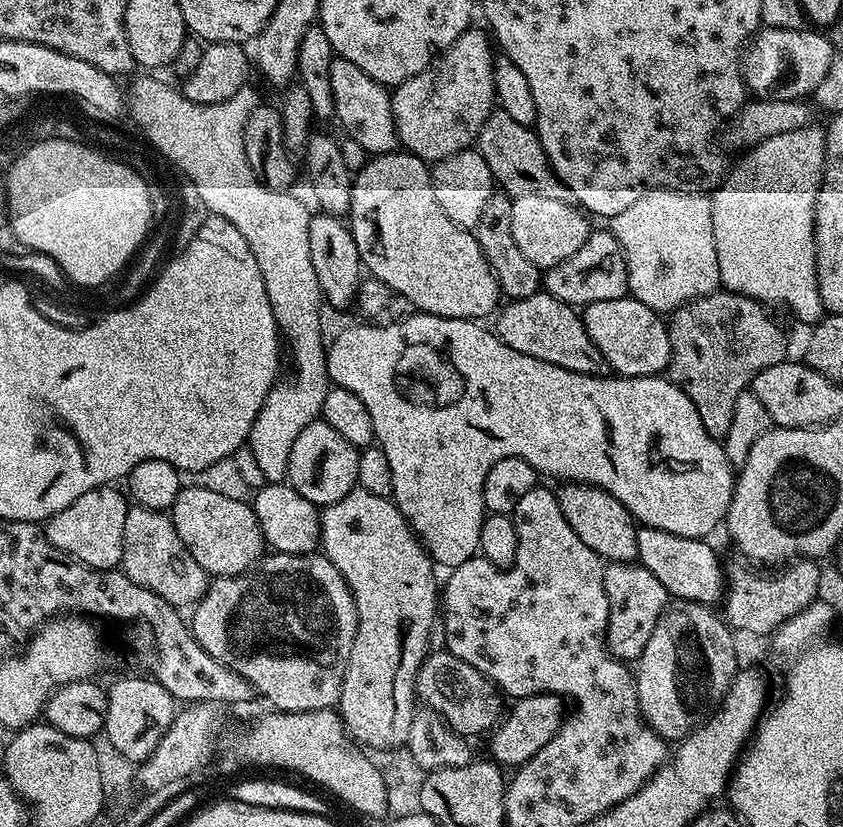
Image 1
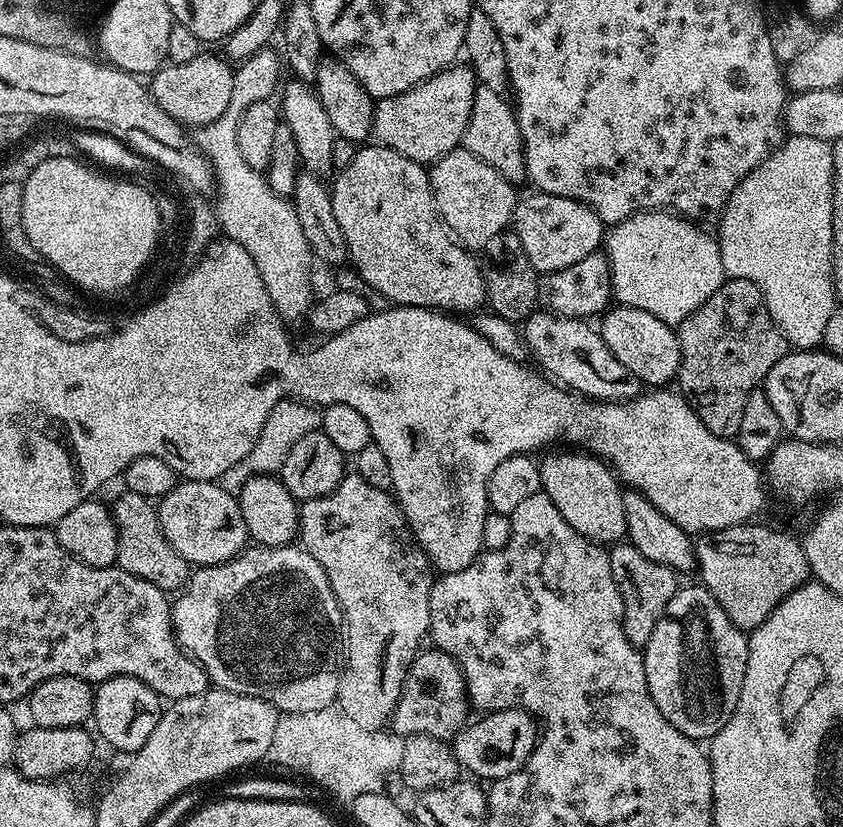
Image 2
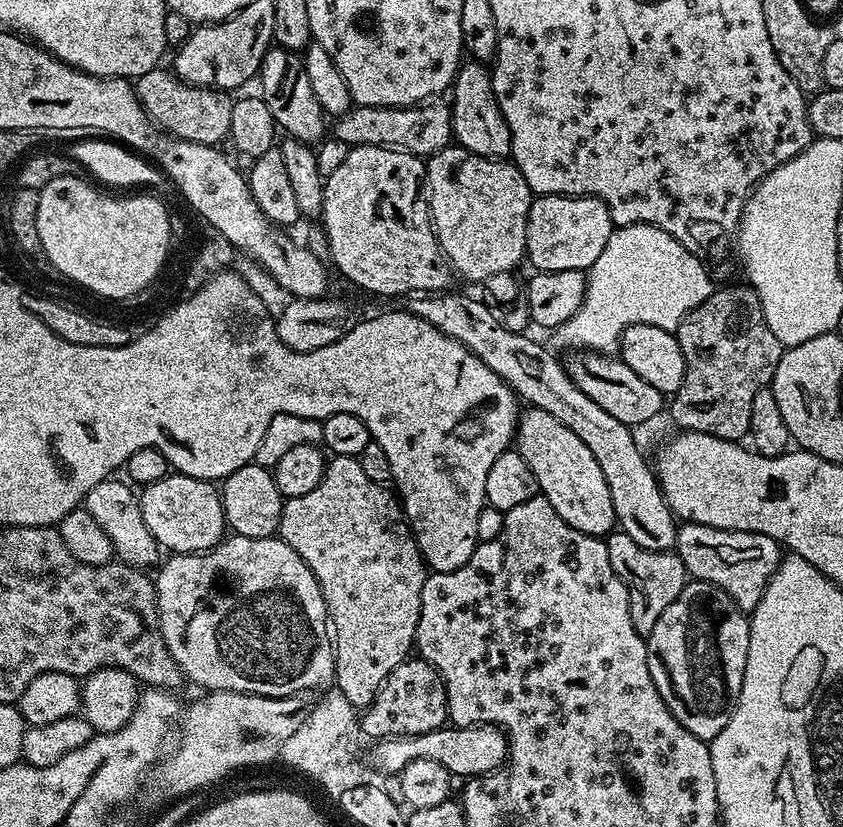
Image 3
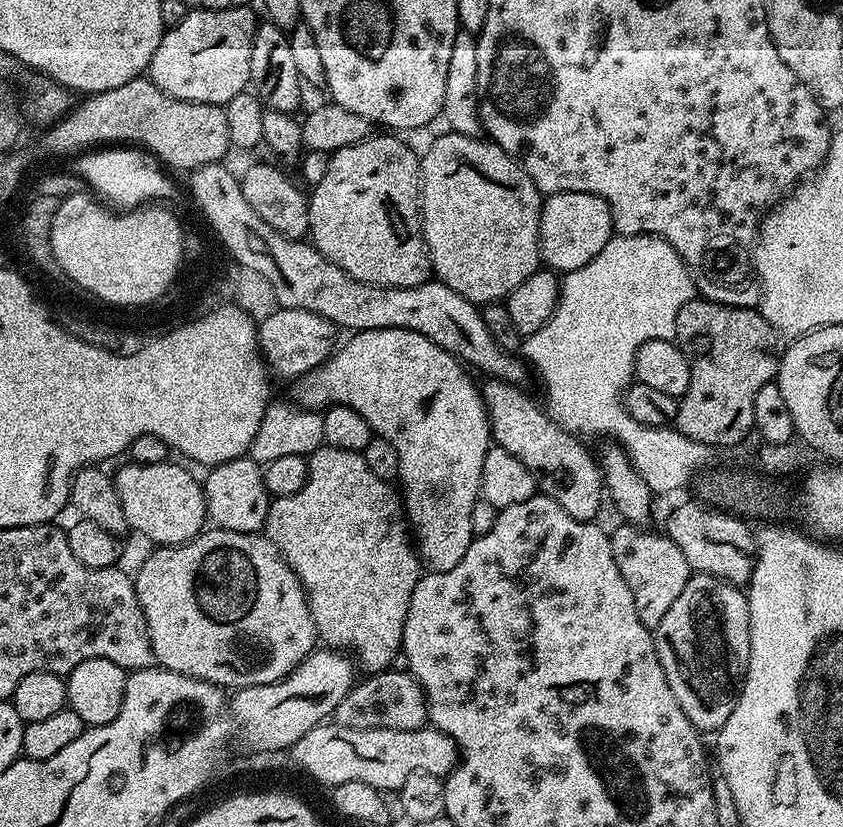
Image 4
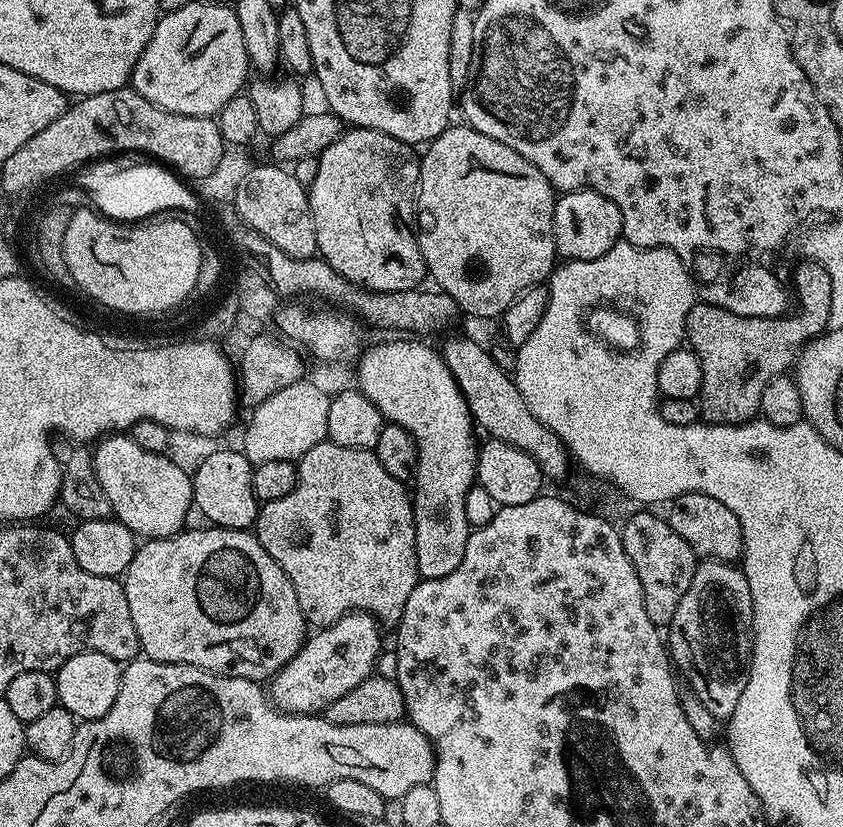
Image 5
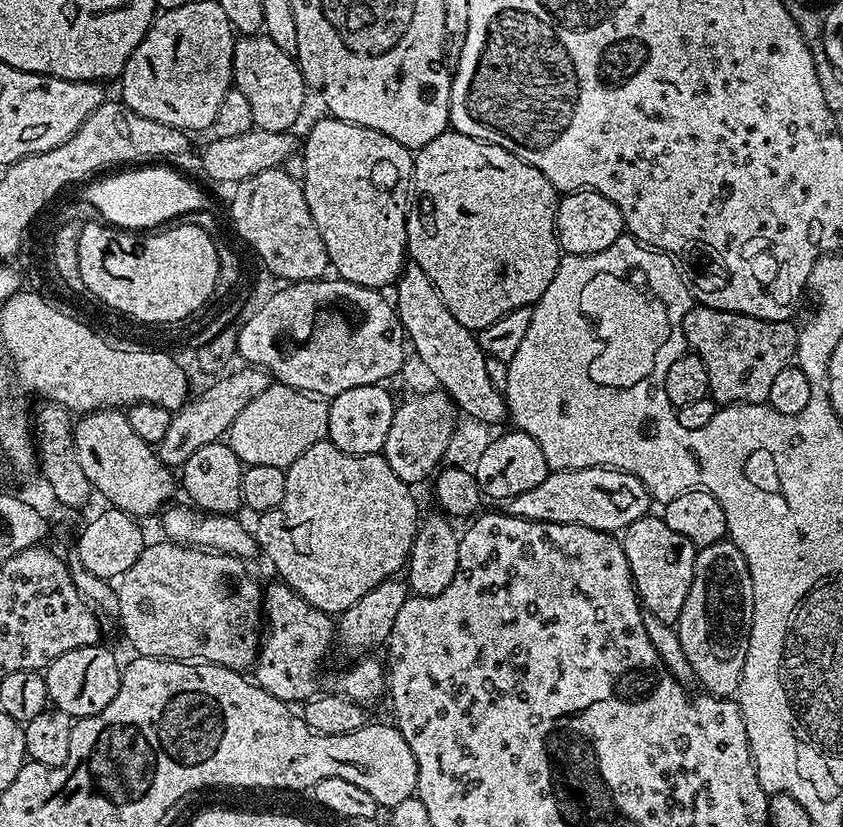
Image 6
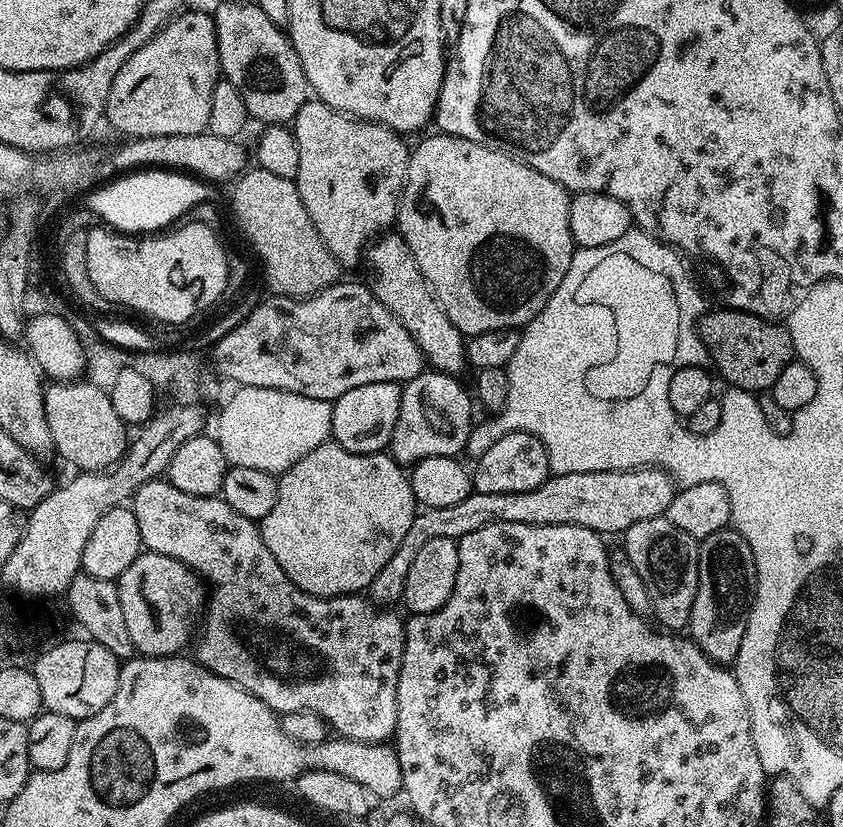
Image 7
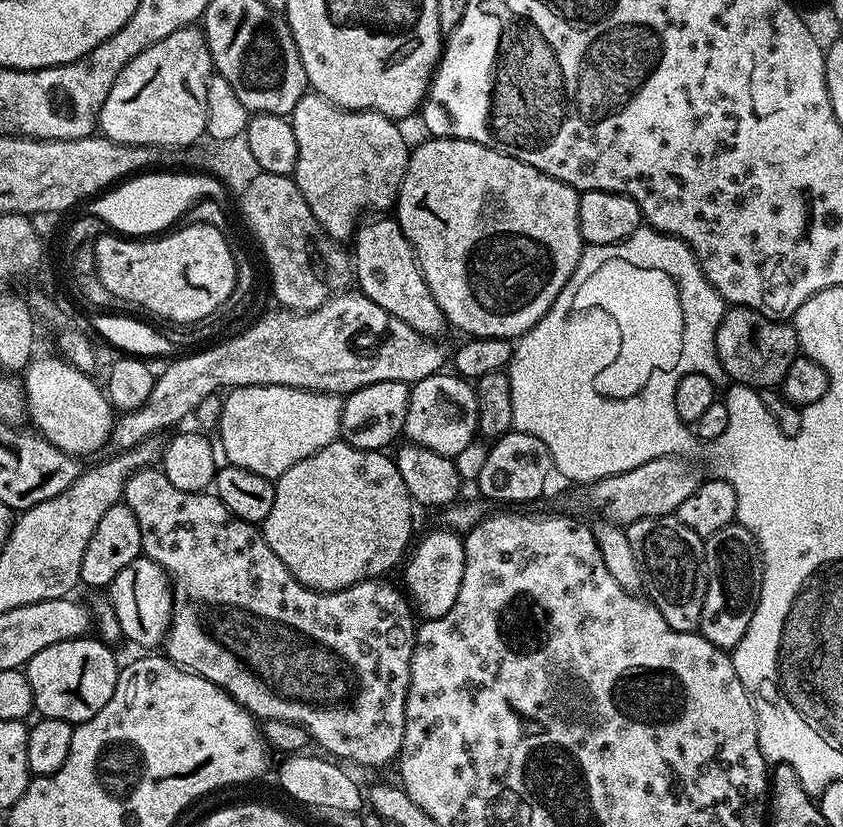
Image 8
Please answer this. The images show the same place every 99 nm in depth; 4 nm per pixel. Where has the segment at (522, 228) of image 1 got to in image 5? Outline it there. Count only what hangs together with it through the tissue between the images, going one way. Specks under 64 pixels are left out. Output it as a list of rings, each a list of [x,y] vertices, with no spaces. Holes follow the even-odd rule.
[[[579,188],[576,192],[565,192],[557,199],[552,229],[557,257],[565,261],[593,260],[602,258],[606,250],[622,239],[622,214],[618,214],[618,206],[614,206],[610,198],[589,188]]]

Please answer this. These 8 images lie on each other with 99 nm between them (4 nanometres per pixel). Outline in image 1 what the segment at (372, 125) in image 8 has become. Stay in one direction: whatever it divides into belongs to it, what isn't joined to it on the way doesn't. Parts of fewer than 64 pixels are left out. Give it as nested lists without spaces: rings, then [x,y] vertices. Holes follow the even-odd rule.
[[[397,150],[373,155],[355,173],[346,223],[352,230],[354,246],[358,246],[361,265],[392,289],[395,295],[405,296],[413,309],[428,312],[432,316],[477,322],[483,321],[483,316],[492,316],[497,311],[502,293],[486,262],[486,254],[482,254],[482,246],[478,246],[475,235],[469,229],[460,228],[448,217],[446,210],[438,206],[429,165],[412,153]]]

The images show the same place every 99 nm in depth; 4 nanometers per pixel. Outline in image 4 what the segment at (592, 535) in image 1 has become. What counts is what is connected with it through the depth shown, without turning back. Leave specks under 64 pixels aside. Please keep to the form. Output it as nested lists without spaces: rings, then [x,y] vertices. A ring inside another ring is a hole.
[[[499,378],[485,380],[488,381],[482,384],[482,395],[488,409],[491,439],[536,473],[541,493],[556,499],[573,517],[595,521],[600,503],[606,500],[606,489],[597,457],[588,453],[587,446],[580,441],[583,439],[553,420],[541,405],[540,409],[523,392],[523,387]]]

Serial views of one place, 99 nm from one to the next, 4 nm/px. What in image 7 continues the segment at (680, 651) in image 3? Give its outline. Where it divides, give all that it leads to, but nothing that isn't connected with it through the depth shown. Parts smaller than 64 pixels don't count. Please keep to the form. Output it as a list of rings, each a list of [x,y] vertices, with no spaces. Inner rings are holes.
[[[729,526],[714,530],[705,540],[699,541],[700,565],[698,566],[698,594],[694,598],[692,613],[688,619],[687,631],[692,643],[696,644],[717,666],[735,665],[738,650],[742,646],[742,634],[746,634],[746,622],[750,618],[752,603],[756,597],[756,567],[754,554],[742,538],[742,534]]]

